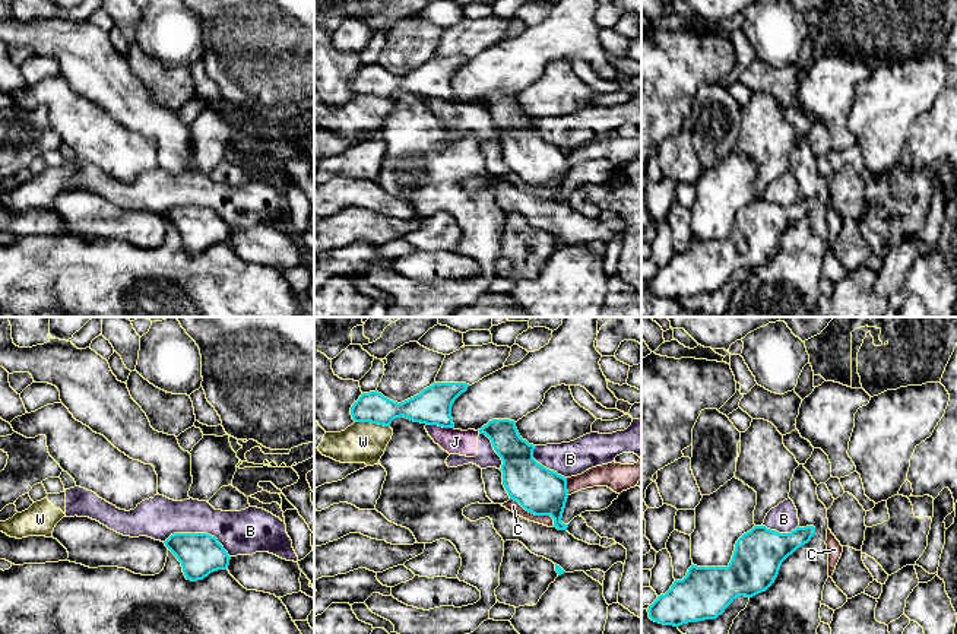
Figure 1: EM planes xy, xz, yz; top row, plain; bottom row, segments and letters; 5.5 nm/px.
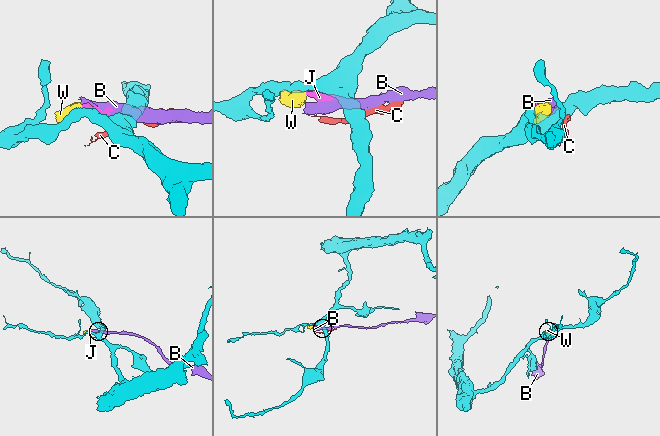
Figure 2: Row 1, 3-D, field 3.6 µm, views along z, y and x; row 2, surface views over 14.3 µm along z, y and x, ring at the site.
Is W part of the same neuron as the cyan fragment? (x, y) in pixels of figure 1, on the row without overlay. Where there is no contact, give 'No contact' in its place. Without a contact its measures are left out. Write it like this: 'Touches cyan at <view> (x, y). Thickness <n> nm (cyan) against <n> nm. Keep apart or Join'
Touches cyan at xz (373, 95). Thickness 170 nm (cyan) against 220 nm. Keep apart

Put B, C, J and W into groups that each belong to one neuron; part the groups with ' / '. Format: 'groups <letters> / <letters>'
groups B J W / C

